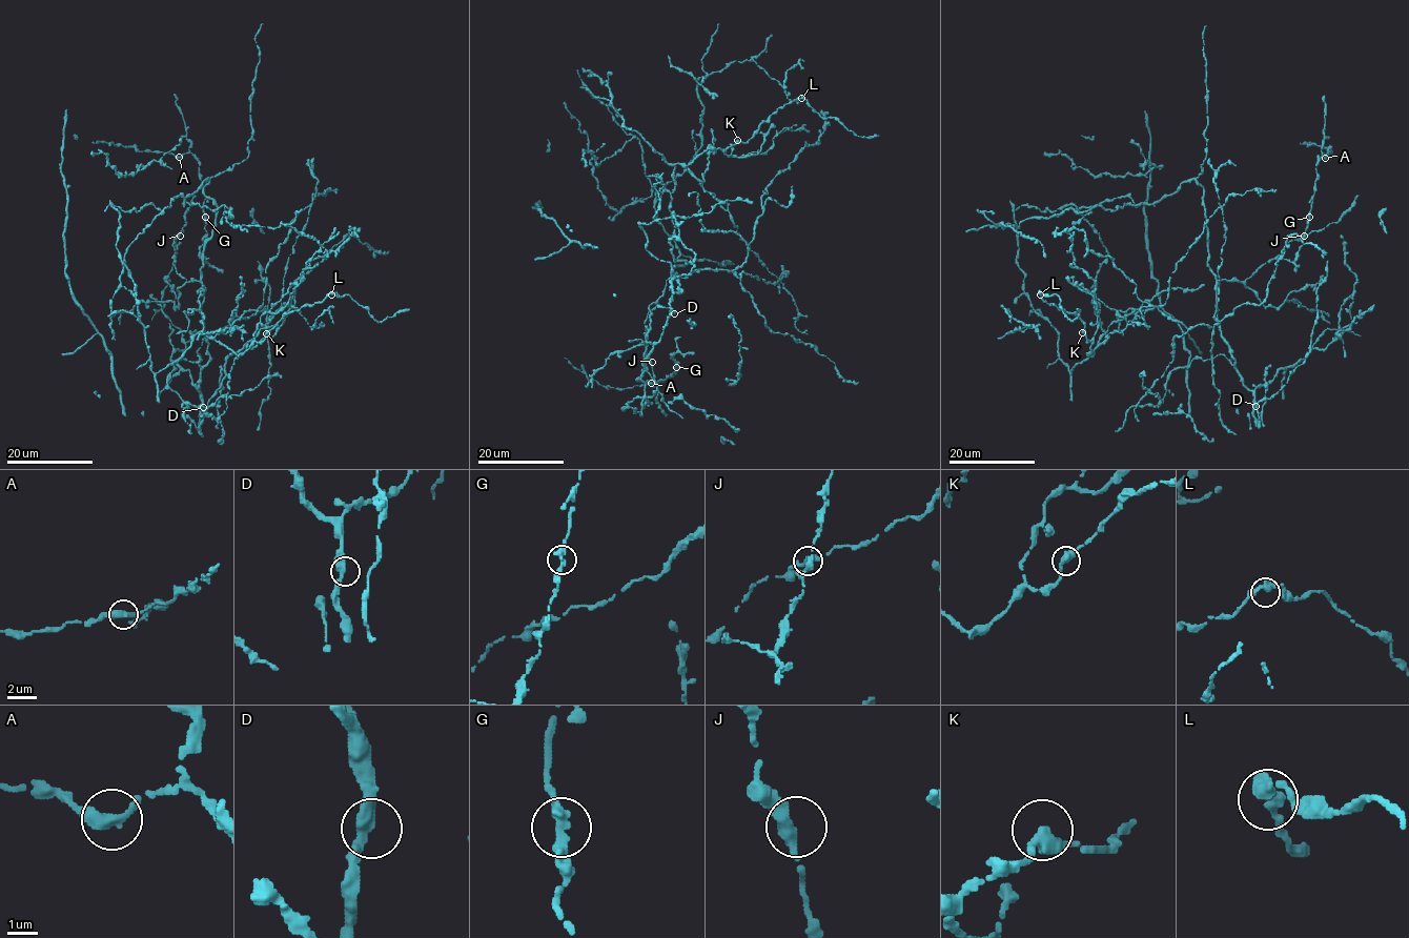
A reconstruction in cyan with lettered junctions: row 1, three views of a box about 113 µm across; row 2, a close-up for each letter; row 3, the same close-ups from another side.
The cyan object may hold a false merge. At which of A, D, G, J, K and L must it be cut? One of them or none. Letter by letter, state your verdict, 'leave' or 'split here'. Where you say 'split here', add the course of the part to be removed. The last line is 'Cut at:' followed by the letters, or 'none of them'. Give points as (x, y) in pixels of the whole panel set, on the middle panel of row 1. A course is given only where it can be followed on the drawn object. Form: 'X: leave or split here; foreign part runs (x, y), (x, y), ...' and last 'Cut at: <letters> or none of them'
A: leave
D: leave
G: split here; foreign part runs (676, 367), (678, 363), (671, 358), (677, 352), (694, 353)
J: leave
K: leave
L: leave
Cut at: G

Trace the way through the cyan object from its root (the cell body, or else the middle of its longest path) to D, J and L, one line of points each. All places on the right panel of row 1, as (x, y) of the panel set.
D: (1190, 179), (1204, 190), (1207, 265), (1216, 280), (1219, 330), (1241, 380), (1254, 396), (1256, 406)
J: (1190, 179), (1204, 190), (1207, 265), (1218, 280), (1245, 281), (1274, 259), (1292, 240), (1304, 236)
L: (1190, 179), (1151, 204), (1015, 206), (1024, 292), (1071, 371), (1106, 331), (1090, 353), (1084, 322), (1040, 294)

